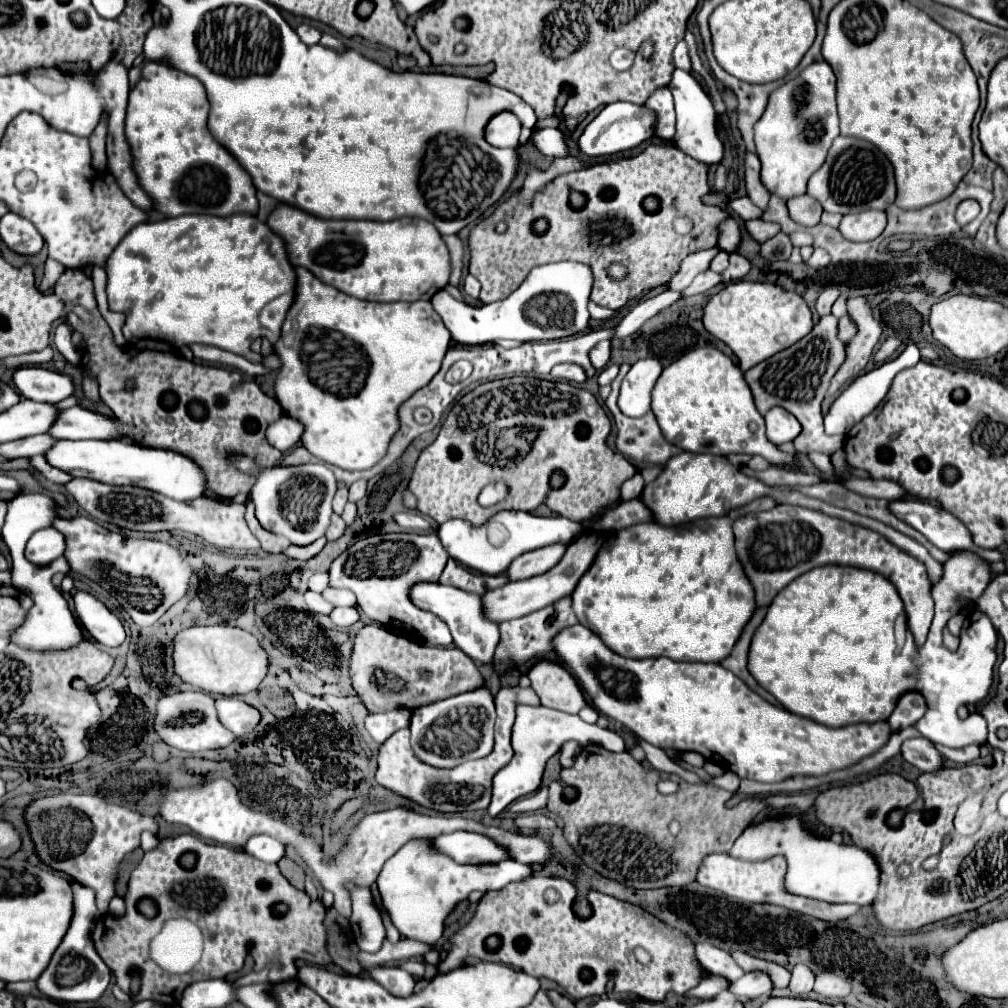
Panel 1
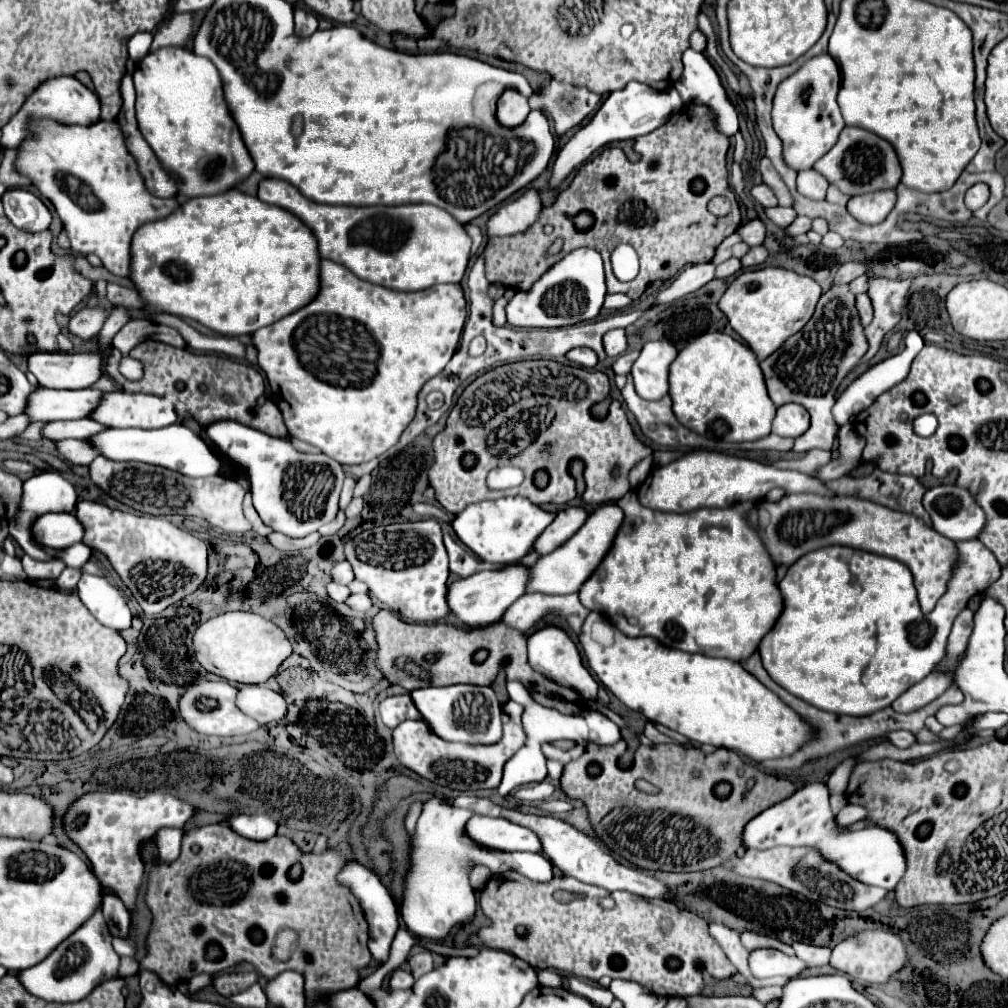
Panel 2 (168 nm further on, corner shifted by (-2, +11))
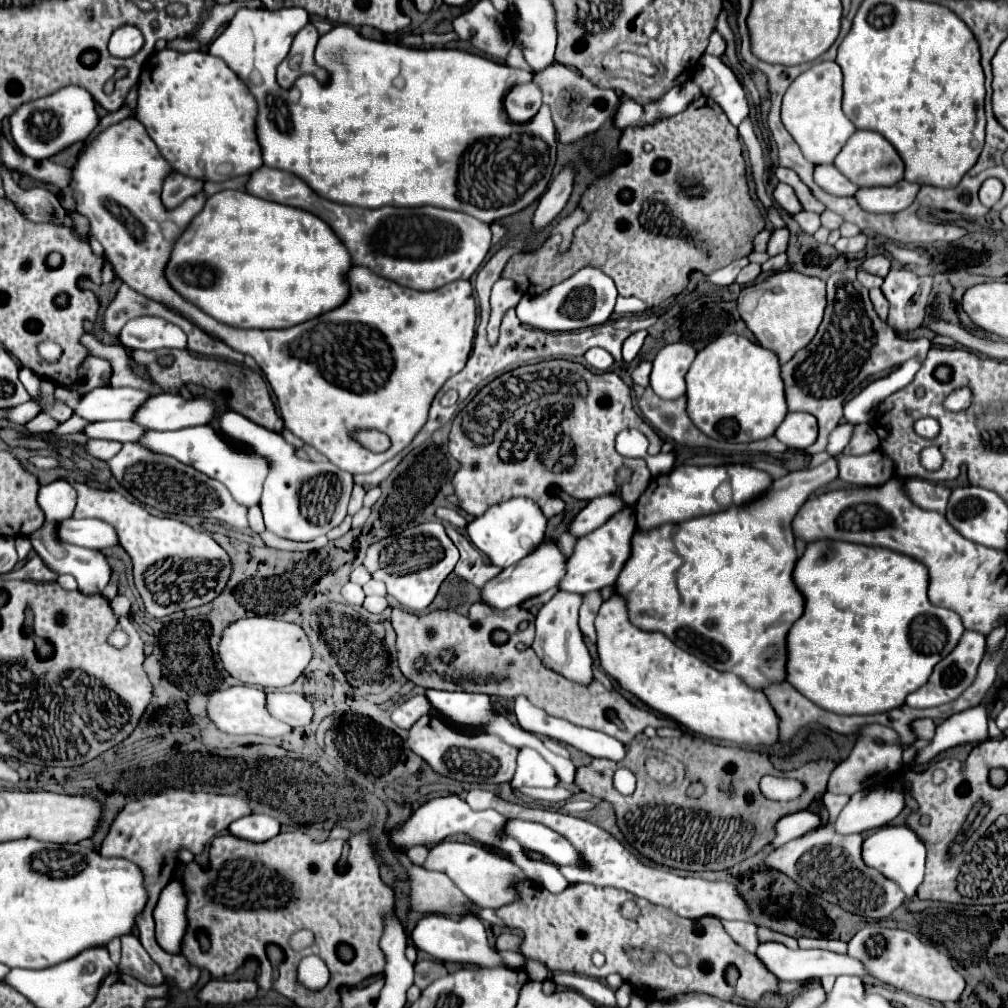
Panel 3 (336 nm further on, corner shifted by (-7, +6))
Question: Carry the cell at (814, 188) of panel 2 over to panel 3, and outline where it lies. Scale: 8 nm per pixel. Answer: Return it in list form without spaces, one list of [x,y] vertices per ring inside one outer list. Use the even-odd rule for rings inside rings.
[[[833,164],[815,166],[813,178],[821,190],[833,196],[853,196],[859,190],[859,186],[847,182],[847,178],[843,178],[843,174],[839,174],[839,170],[835,170]]]

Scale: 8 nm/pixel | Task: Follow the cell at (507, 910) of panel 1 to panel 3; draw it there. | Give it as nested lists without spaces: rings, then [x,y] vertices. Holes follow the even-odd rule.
[[[519,880],[515,884],[519,894],[511,904],[501,906],[495,914],[505,922],[507,928],[523,930],[521,954],[529,960],[537,960],[547,966],[549,972],[577,972],[591,978],[605,978],[615,972],[625,982],[631,982],[633,966],[633,988],[639,996],[649,1000],[659,1000],[665,992],[665,1000],[675,998],[687,990],[707,992],[721,1000],[731,1000],[733,994],[739,994],[745,1000],[759,1000],[763,992],[777,992],[777,980],[773,974],[767,974],[767,968],[747,954],[741,946],[735,946],[721,922],[713,916],[695,920],[673,916],[671,910],[655,906],[643,898],[635,898],[631,892],[615,888],[597,888],[591,884],[571,884],[559,894],[551,894],[531,880]],[[675,932],[675,934],[673,934]],[[631,948],[641,948],[651,952],[651,962],[637,966],[627,954]],[[655,950],[659,952],[655,954]],[[593,952],[605,956],[605,964],[597,968],[591,962]],[[685,952],[689,956],[687,966],[677,966],[673,954]],[[703,964],[709,964],[709,970],[701,970]],[[727,966],[739,970],[739,980],[735,986],[729,986],[725,980]]]

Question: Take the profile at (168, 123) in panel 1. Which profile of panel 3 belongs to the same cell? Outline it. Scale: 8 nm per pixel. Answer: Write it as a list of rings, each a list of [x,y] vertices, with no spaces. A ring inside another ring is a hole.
[[[159,50],[153,52],[143,64],[137,90],[137,114],[135,118],[145,126],[151,140],[157,144],[161,156],[173,166],[175,172],[201,182],[223,182],[227,178],[255,172],[263,166],[261,148],[255,136],[257,104],[245,84],[229,70],[229,66],[207,52],[177,52]]]

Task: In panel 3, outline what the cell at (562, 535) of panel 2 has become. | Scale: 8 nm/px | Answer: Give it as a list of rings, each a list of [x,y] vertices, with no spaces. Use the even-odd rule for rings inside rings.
[[[613,496],[595,498],[573,518],[573,522],[569,524],[569,534],[573,534],[575,538],[583,538],[585,534],[605,524],[621,508],[625,506],[619,502],[619,498],[613,498]]]

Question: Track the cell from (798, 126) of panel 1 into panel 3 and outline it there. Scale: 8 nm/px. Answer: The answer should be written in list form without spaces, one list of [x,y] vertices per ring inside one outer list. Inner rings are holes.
[[[817,62],[805,70],[785,92],[781,106],[781,120],[787,132],[793,136],[803,156],[811,164],[831,164],[841,152],[855,126],[845,118],[841,110],[843,74],[837,62]]]

